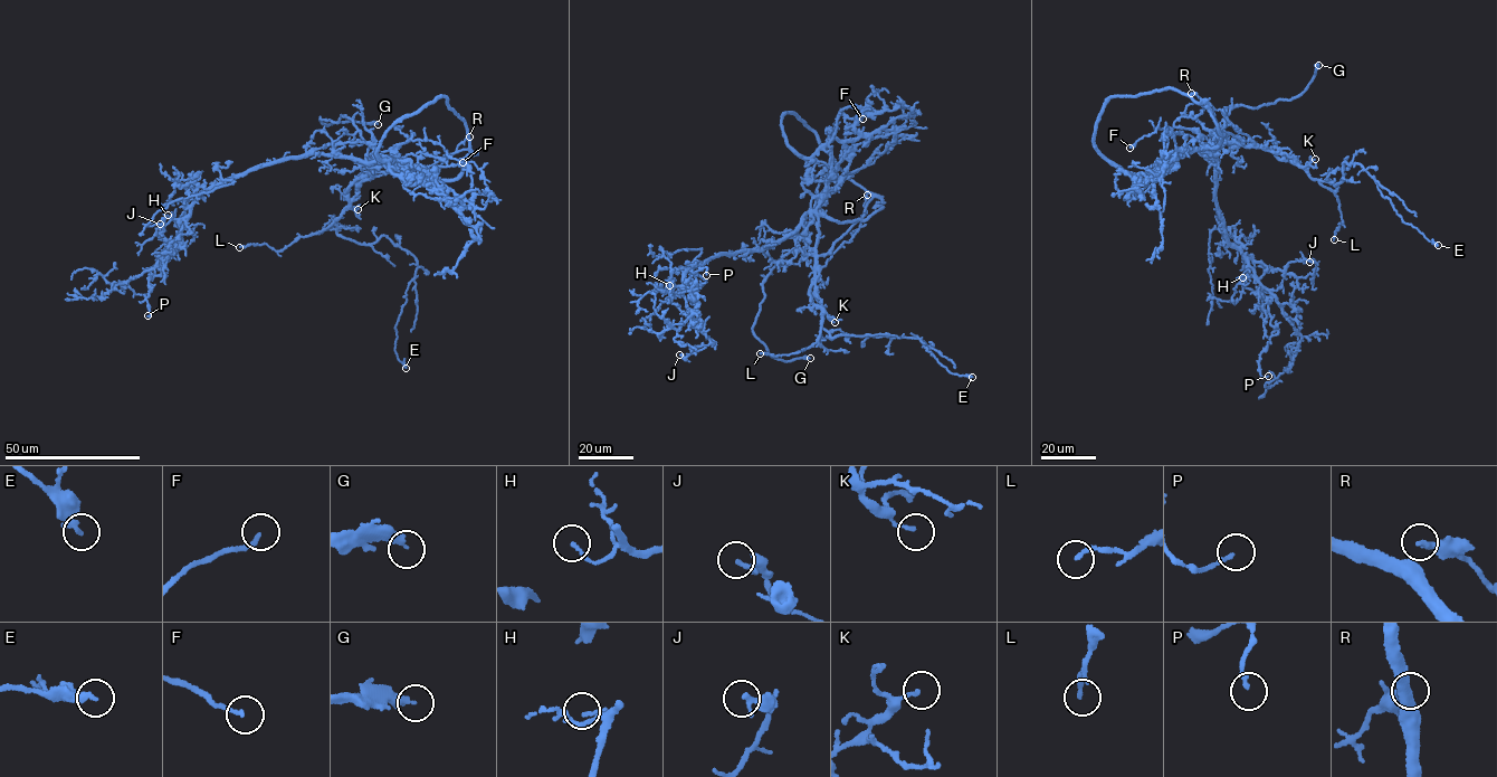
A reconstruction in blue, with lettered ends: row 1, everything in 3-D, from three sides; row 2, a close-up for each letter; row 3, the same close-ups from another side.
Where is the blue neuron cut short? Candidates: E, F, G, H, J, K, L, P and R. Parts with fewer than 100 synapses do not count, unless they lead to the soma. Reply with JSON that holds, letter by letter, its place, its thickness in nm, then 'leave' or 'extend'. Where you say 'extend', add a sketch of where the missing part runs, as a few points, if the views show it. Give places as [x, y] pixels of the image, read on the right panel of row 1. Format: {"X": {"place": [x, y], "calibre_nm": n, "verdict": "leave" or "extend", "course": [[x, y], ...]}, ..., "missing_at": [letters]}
{"E": {"place": [1438, 245], "calibre_nm": 320, "verdict": "leave"}, "F": {"place": [1130, 148], "calibre_nm": 170, "verdict": "leave"}, "G": {"place": [1318, 65], "calibre_nm": 320, "verdict": "extend"}, "H": {"place": [1242, 277], "calibre_nm": 110, "verdict": "leave"}, "J": {"place": [1309, 262], "calibre_nm": 240, "verdict": "leave"}, "K": {"place": [1315, 159], "calibre_nm": 130, "verdict": "leave"}, "L": {"place": [1334, 239], "calibre_nm": 180, "verdict": "leave"}, "P": {"place": [1268, 376], "calibre_nm": 170, "verdict": "leave"}, "R": {"place": [1191, 93], "calibre_nm": 140, "verdict": "leave"}, "missing_at": ["G"]}

